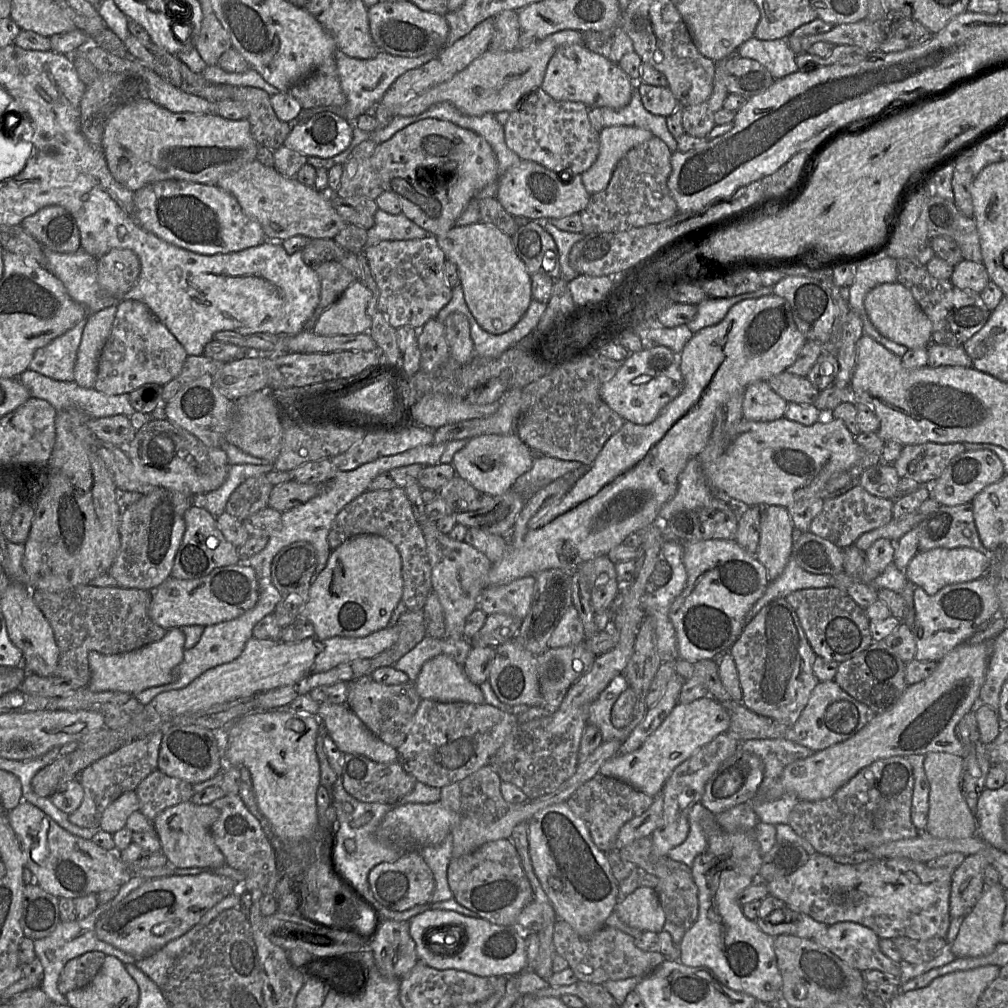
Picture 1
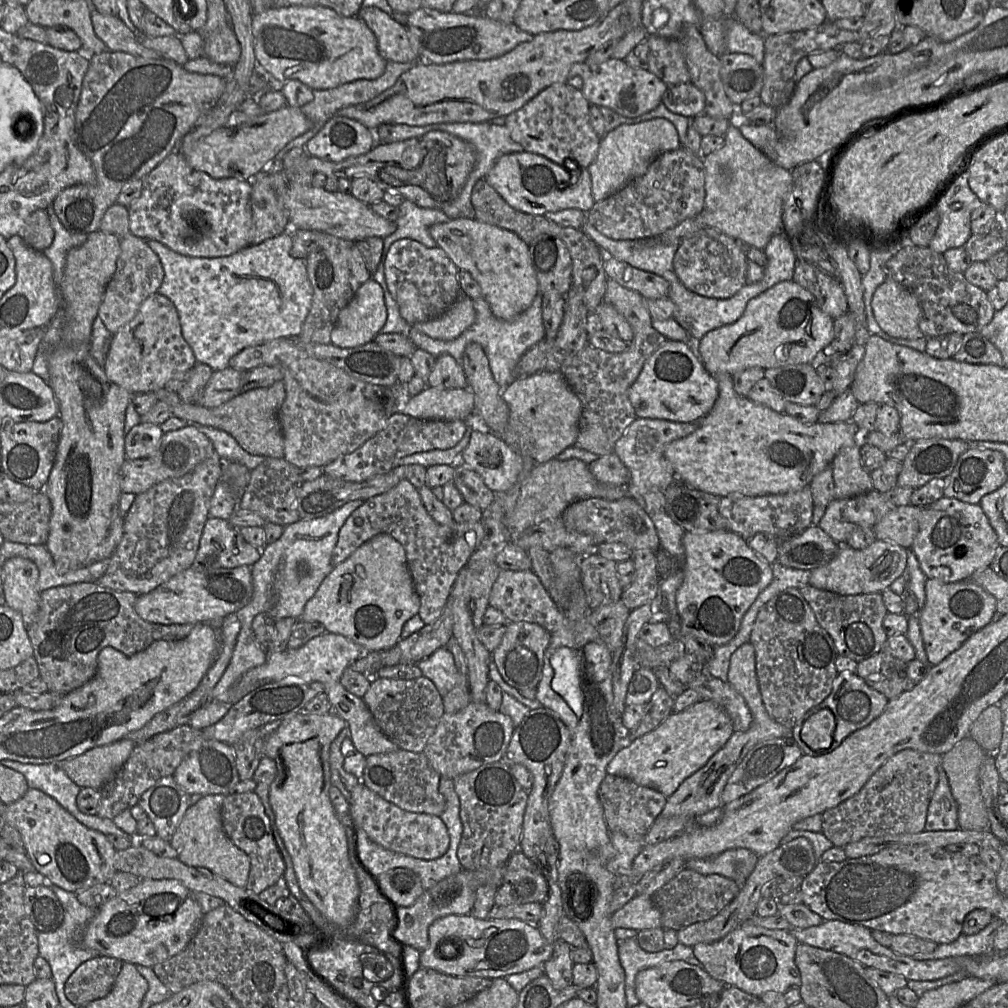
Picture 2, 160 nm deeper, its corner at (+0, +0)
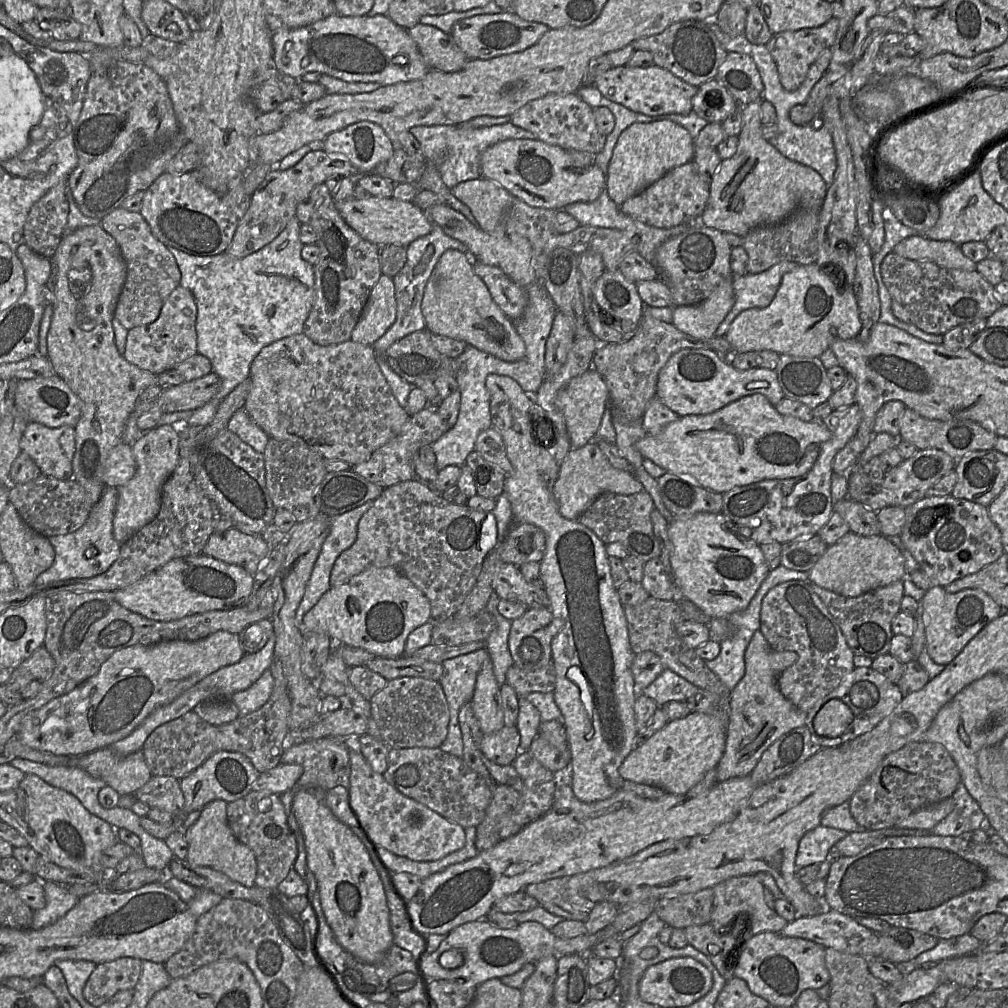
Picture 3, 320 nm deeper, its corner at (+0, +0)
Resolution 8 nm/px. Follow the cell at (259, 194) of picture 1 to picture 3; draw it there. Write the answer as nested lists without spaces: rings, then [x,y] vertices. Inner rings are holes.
[[[355,197],[336,203],[345,222],[365,240],[378,246],[398,245],[408,246],[414,240],[430,233],[432,221],[419,207],[412,202],[405,202],[391,198],[368,197],[357,199]]]

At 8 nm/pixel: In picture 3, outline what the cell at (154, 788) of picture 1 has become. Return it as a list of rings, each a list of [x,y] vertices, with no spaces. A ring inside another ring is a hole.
[[[151,776],[149,781],[135,795],[150,808],[156,807],[171,813],[174,817],[184,812],[185,797],[180,782],[172,776]]]

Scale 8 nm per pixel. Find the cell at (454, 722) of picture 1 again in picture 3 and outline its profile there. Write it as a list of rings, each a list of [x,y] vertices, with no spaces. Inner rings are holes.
[[[505,725],[495,733],[484,734],[480,749],[490,761],[511,765],[520,752],[520,740],[517,727]]]

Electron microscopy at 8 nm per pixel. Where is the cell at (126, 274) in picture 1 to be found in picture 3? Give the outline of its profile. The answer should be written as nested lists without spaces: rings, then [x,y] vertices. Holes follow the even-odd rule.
[[[116,208],[101,219],[100,225],[118,243],[127,267],[114,318],[127,330],[154,322],[168,296],[180,284],[181,273],[175,258],[167,246],[154,237],[138,212]]]

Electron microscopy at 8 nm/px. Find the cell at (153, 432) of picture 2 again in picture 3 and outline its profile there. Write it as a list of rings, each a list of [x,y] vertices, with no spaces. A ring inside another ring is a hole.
[[[168,424],[147,431],[131,447],[137,469],[127,483],[117,488],[118,500],[113,518],[114,537],[120,544],[125,543],[158,515],[163,484],[174,472],[181,458],[179,436],[173,426]]]

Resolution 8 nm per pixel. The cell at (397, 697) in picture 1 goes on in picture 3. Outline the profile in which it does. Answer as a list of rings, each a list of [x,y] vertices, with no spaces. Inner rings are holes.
[[[401,677],[388,680],[385,687],[370,700],[371,715],[381,739],[391,748],[437,748],[444,742],[449,726],[449,707],[442,686],[438,681],[422,677]]]

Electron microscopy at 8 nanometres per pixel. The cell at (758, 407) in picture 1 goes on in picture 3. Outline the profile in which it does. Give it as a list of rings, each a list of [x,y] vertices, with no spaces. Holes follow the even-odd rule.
[[[683,349],[673,354],[660,370],[656,397],[679,417],[713,413],[744,396],[762,394],[776,406],[785,396],[775,370],[737,370],[722,355],[705,349]]]

